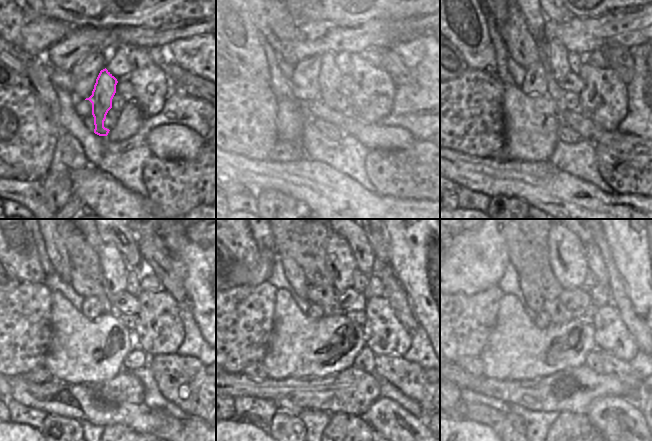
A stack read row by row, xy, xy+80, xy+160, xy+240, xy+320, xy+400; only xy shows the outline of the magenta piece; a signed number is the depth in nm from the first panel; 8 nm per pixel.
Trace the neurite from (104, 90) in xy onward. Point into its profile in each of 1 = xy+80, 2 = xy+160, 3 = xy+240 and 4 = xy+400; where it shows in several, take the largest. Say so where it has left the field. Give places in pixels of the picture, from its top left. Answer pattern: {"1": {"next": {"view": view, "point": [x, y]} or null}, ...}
{"1": {"next": {"view": "xy+80", "point": [330, 76]}}, "2": {"next": {"view": "xy+160", "point": [553, 55]}}, "3": {"next": {"view": "xy+240", "point": [115, 270]}}, "4": {"next": {"view": "xy+400", "point": [567, 253]}}}

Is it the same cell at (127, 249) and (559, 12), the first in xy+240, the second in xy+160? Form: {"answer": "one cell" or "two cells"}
{"answer": "one cell"}

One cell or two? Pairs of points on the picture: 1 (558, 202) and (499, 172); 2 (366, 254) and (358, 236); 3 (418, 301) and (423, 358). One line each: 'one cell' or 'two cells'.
1: one cell
2: one cell
3: two cells

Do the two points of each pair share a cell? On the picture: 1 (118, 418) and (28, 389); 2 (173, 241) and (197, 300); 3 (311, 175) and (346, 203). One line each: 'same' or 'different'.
1: same
2: same
3: same

